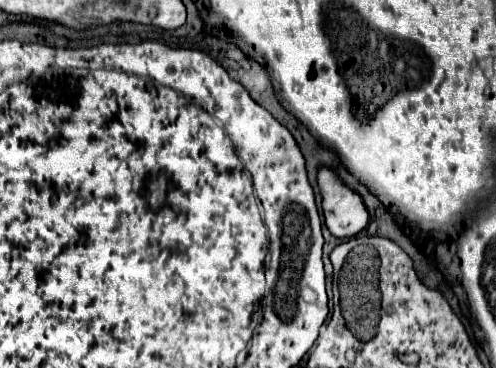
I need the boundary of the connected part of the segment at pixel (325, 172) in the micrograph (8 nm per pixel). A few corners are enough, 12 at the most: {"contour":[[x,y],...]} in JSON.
{"contour":[[330,169],[318,185],[330,233],[348,239],[370,213]]}

